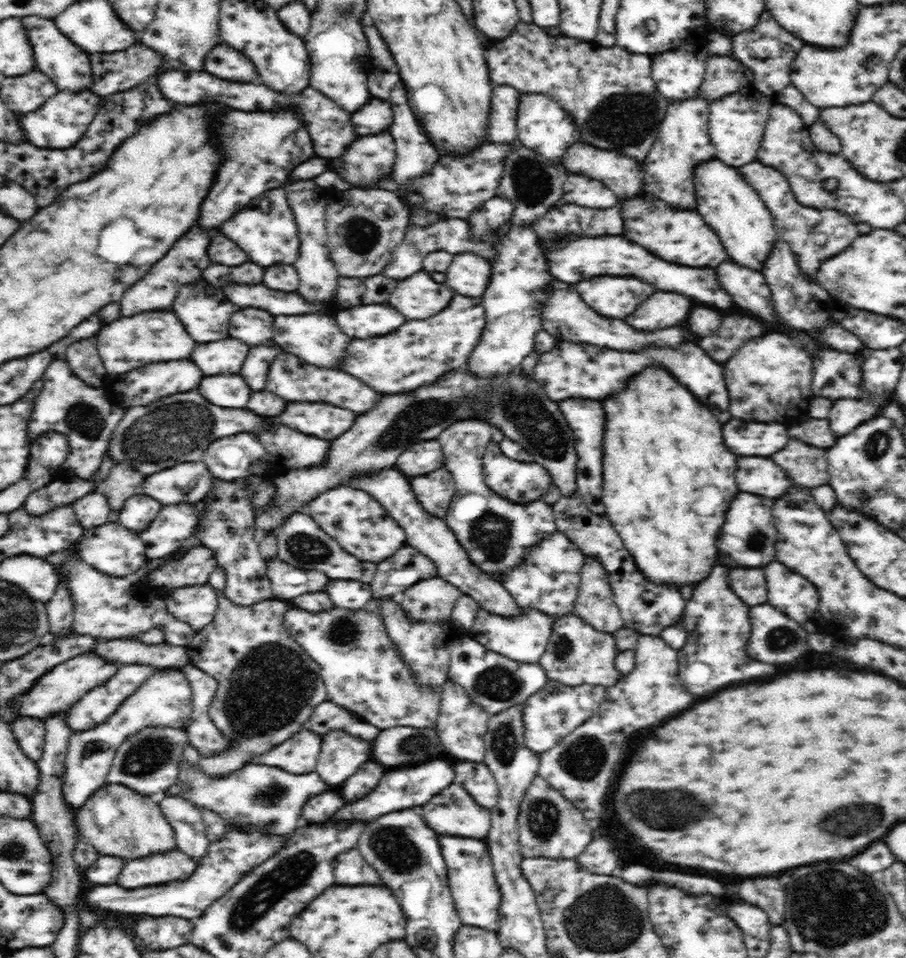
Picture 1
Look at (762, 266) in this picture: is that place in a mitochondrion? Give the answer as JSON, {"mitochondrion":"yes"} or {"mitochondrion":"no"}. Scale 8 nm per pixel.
{"mitochondrion":"no"}

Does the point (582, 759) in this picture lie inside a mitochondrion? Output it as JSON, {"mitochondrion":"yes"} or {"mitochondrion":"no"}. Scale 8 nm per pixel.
{"mitochondrion":"yes"}

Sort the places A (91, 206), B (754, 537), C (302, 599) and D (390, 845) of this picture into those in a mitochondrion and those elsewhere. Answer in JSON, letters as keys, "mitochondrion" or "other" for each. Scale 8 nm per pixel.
{"A":"other","B":"mitochondrion","C":"other","D":"mitochondrion"}

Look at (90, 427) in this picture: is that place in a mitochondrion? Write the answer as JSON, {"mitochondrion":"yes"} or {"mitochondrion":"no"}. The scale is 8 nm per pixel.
{"mitochondrion":"yes"}

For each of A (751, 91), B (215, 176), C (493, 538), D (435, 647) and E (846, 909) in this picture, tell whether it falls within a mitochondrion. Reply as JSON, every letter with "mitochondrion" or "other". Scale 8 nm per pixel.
{"A":"other","B":"other","C":"mitochondrion","D":"other","E":"mitochondrion"}

